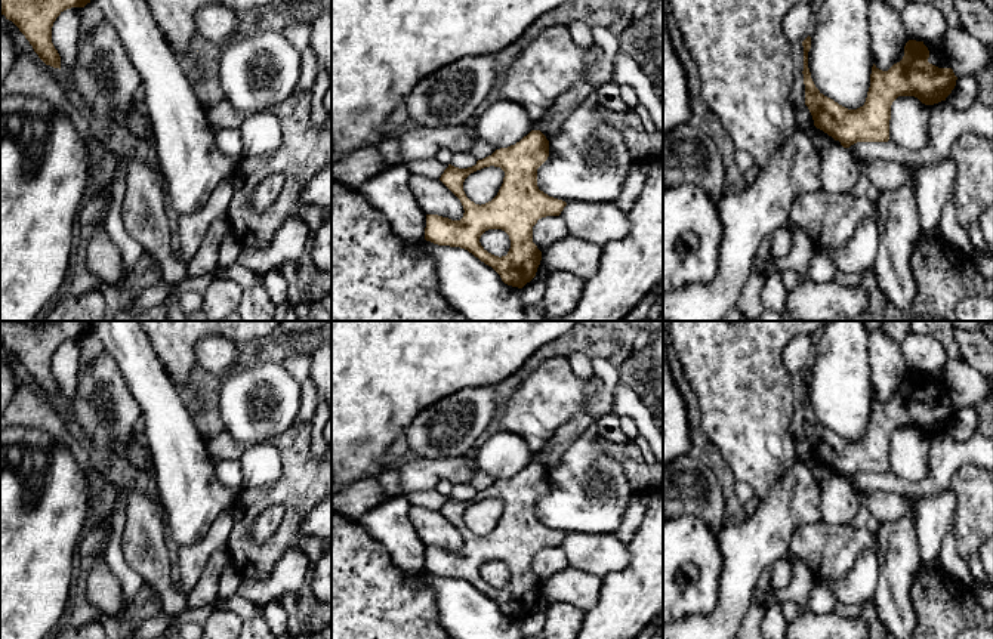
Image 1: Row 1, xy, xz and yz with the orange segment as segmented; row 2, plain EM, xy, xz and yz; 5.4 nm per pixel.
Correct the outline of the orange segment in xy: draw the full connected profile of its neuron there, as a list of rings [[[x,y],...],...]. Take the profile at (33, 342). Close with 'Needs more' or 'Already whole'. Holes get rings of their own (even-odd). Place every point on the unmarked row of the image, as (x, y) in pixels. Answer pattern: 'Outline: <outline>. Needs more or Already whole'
Outline: [[[0,321],[0,345],[12,352],[38,389],[61,401],[61,388],[52,374],[52,358],[67,340],[90,334],[90,321]]]. Already whole

